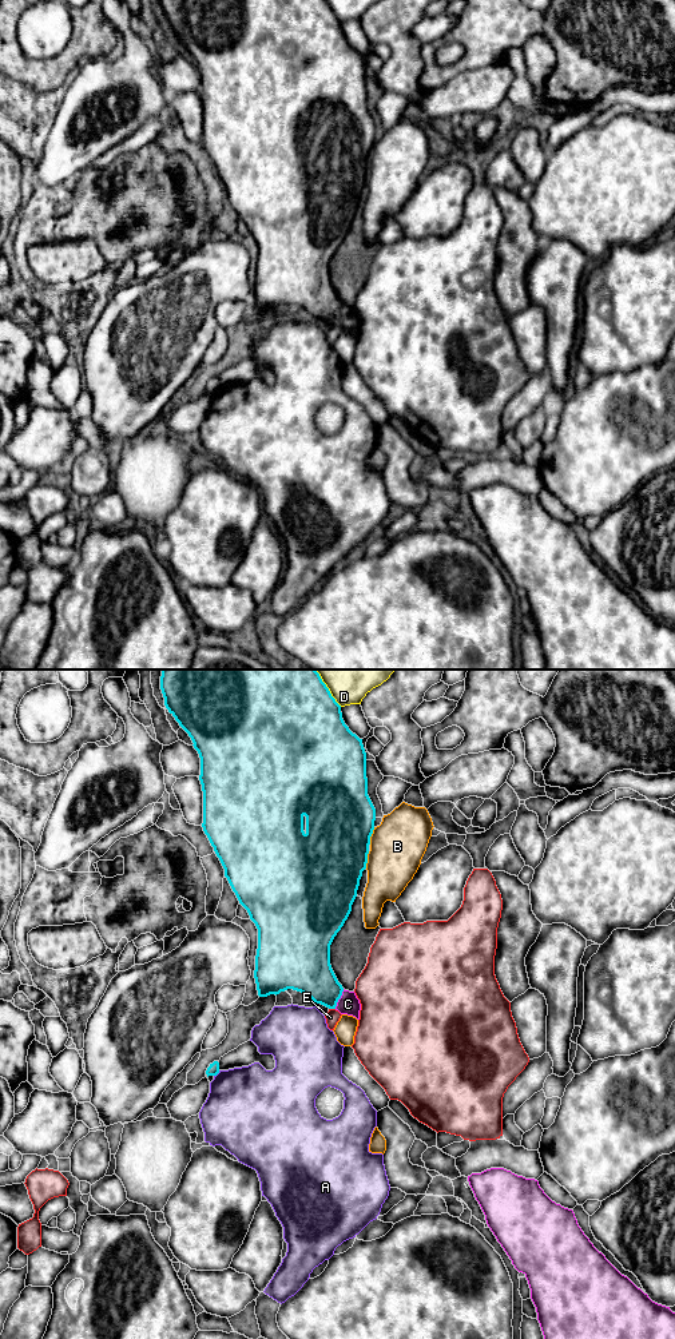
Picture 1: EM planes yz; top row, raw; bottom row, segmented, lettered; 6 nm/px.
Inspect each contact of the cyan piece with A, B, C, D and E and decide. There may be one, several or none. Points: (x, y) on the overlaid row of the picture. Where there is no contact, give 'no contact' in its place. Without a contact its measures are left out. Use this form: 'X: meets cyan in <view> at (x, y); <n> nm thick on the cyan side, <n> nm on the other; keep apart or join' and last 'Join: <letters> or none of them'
A: meets cyan in yz at (217, 1073); 70 nm thick on the cyan side, 460 nm on the other; keep apart
B: meets cyan in yz at (370, 835); 420 nm thick on the cyan side, 320 nm on the other; keep apart
C: meets cyan in yz at (340, 997); 280 nm thick on the cyan side, 120 nm on the other; join
D: meets cyan in yz at (328, 688); 500 nm thick on the cyan side, 340 nm on the other; keep apart
E: meets cyan in yz at (332, 1008); 260 nm thick on the cyan side, 90 nm on the other; keep apart
Join: C

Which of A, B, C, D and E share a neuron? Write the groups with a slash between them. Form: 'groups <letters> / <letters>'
groups A / B / C / D / E

